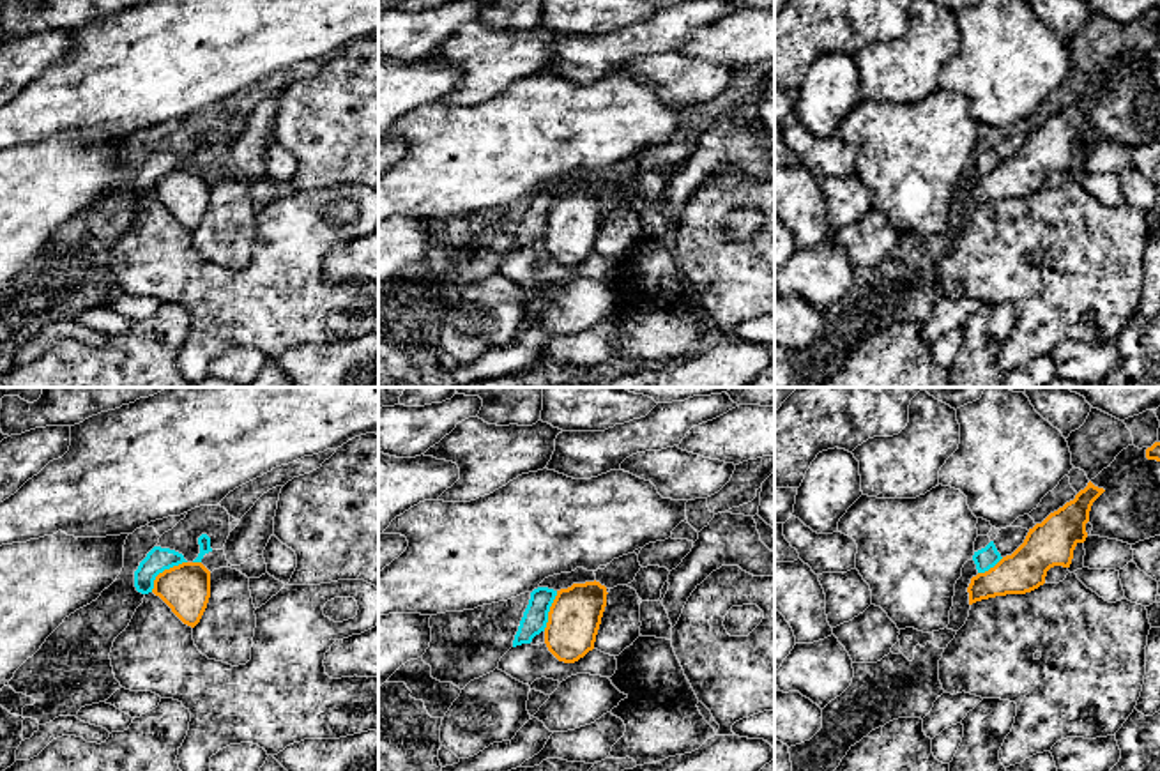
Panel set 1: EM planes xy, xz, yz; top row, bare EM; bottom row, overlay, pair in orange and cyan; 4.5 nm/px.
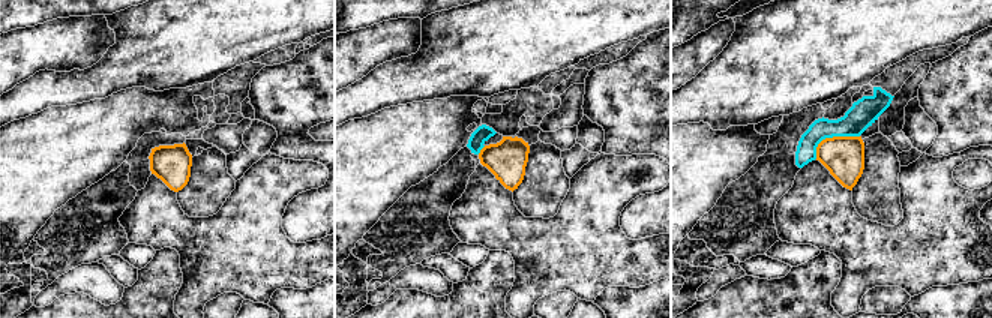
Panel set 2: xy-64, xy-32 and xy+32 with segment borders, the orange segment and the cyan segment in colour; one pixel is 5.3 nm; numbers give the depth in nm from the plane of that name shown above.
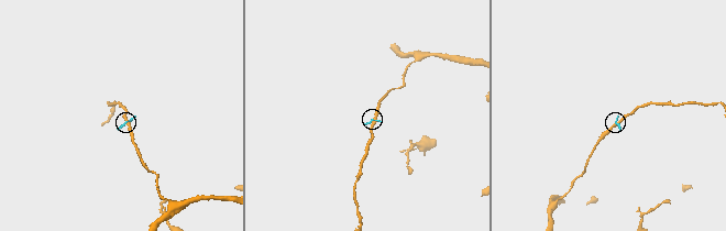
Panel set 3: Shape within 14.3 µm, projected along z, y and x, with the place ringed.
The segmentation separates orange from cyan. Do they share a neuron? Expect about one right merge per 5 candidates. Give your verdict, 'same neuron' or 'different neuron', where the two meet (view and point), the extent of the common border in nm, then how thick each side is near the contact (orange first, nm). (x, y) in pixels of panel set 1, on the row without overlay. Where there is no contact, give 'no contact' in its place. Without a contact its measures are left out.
different neuron; contact xy (165, 174); length 220 nm; calibres 220 and 110 nm

